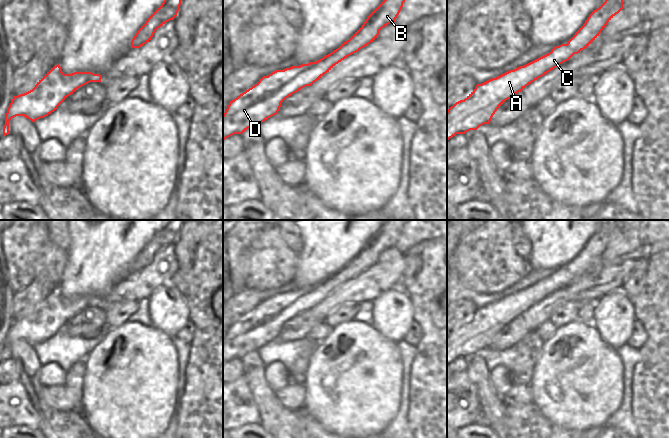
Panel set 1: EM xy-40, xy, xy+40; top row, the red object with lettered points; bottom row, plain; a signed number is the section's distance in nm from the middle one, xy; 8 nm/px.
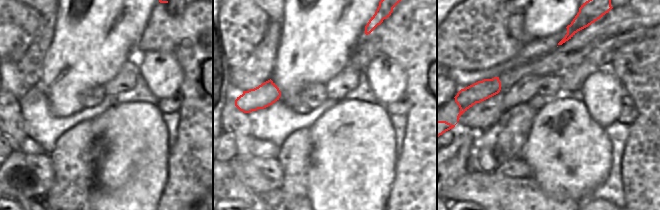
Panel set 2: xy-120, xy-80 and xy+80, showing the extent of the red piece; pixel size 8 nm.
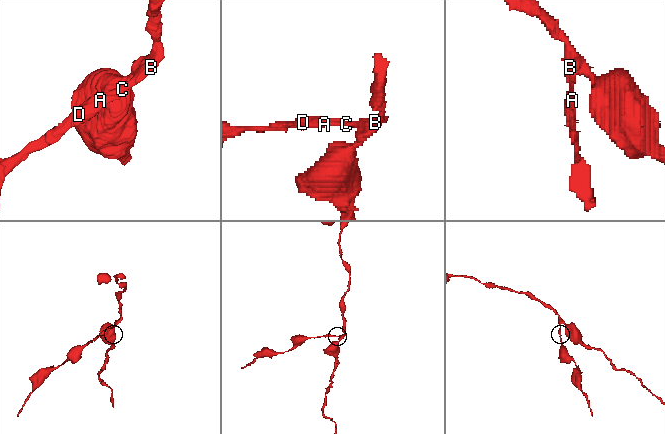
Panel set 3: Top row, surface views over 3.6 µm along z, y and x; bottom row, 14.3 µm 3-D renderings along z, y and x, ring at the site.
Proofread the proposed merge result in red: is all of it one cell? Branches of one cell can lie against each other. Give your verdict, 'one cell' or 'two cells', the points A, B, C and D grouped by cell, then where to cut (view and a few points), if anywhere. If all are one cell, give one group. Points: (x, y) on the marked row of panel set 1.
two cells; A C D / B; cut in xy along (341, 45), (353, 45), (358, 50)

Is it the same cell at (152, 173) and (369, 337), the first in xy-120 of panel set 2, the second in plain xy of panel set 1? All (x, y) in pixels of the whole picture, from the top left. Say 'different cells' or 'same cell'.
same cell

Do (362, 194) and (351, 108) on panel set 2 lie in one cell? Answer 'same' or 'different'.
same

